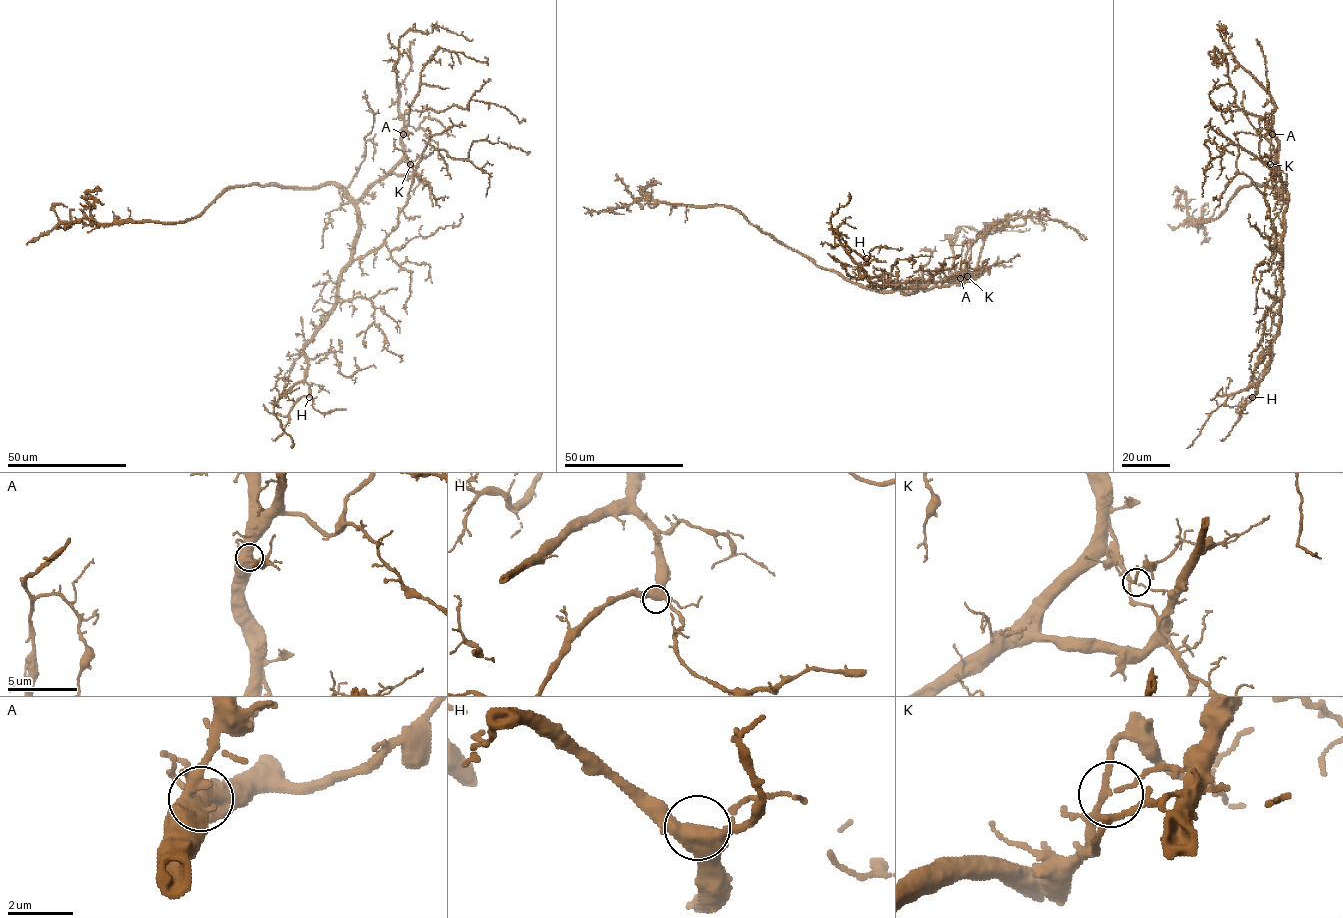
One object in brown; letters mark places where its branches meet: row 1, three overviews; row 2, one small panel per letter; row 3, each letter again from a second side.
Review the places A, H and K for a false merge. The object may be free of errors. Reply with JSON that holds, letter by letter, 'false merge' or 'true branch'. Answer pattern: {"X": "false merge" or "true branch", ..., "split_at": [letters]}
{"A": "true branch", "H": "true branch", "K": "false merge", "split_at": ["K"]}

